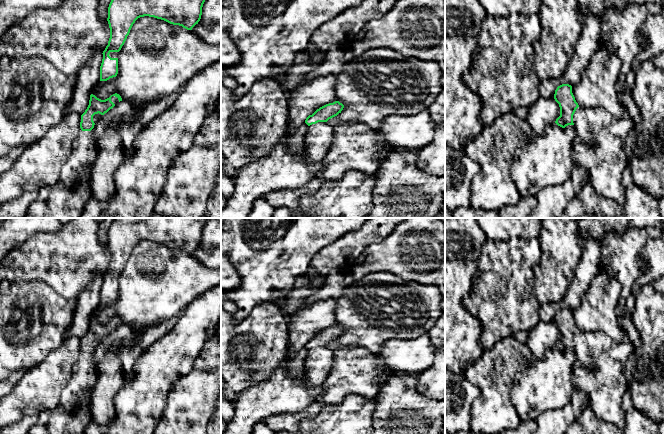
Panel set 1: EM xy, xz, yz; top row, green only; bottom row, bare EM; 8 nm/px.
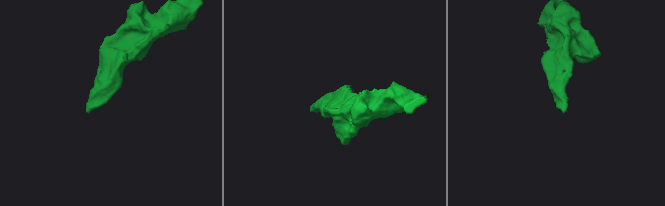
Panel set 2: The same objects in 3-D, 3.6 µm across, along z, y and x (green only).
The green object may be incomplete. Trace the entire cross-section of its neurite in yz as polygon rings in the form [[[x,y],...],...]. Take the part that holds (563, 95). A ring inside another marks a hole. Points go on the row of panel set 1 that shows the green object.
[[[569,84],[558,86],[554,99],[560,107],[560,116],[555,123],[562,128],[568,125],[574,126],[575,136],[571,146],[571,158],[573,162],[585,167],[588,174],[586,184],[591,185],[597,194],[623,206],[625,198],[622,173],[627,167],[627,155],[623,145],[634,122],[628,116],[615,118],[602,108],[580,107]]]

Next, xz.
[[[339,101],[326,104],[309,115],[305,123],[308,125],[304,138],[304,147],[310,162],[317,162],[325,158],[333,140],[334,128],[327,121],[337,116],[344,105]]]

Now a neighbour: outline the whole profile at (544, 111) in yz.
[[[539,97],[528,107],[526,120],[536,134],[543,135],[546,127],[555,123],[559,116],[560,107],[554,98]]]

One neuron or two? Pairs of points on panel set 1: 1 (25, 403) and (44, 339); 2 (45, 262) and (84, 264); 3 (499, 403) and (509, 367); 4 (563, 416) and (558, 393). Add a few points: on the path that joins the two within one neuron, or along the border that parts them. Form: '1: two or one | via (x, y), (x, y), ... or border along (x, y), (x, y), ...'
1: two | border along (48, 356), (26, 371)
2: one | via (55, 262), (74, 262)
3: one | via (499, 394), (499, 378), (501, 376)
4: two | border along (572, 387), (570, 399), (563, 406), (539, 415)

